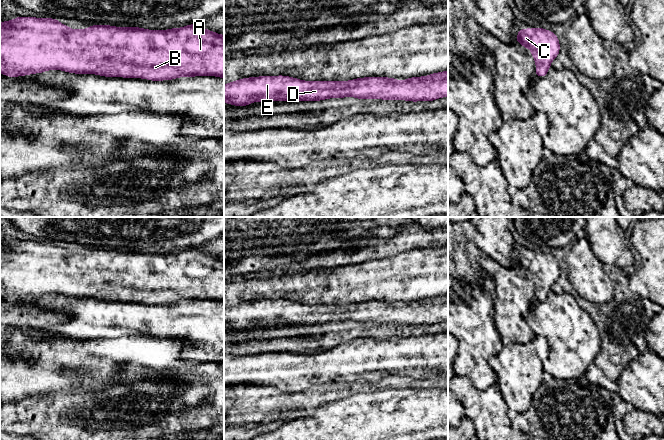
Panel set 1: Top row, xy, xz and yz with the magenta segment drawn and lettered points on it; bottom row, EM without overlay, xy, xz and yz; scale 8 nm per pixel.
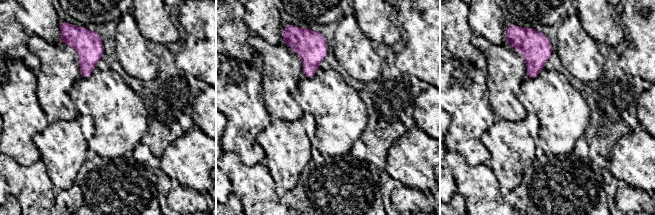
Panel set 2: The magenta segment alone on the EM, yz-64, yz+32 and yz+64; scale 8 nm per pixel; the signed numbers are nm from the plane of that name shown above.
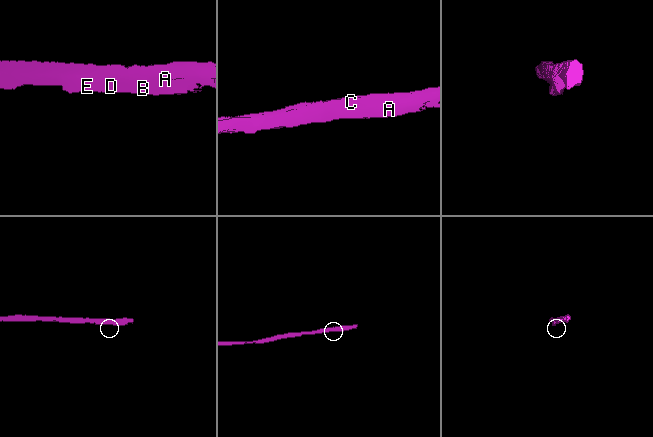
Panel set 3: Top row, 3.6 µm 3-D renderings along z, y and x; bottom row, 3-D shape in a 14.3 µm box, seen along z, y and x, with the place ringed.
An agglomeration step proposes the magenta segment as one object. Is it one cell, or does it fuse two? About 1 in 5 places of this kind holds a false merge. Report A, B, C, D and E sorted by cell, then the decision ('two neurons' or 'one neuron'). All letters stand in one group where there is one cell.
A B C D E; one neuron

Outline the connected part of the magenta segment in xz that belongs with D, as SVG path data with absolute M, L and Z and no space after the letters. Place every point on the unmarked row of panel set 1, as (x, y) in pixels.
M448 294L438 297L431 297L426 301L418 300L405 302L404 305L389 301L363 301L354 302L347 305L305 305L291 300L259 300L241 302L236 305L224 308L224 327L234 330L248 330L253 326L271 326L271 325L322 325L330 322L354 321L357 323L381 323L381 324L404 324L410 326L434 325L438 322L448 320Z

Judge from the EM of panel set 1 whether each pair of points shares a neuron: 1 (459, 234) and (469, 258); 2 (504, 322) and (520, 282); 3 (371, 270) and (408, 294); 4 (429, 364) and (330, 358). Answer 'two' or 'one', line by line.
1: one
2: one
3: one
4: one

